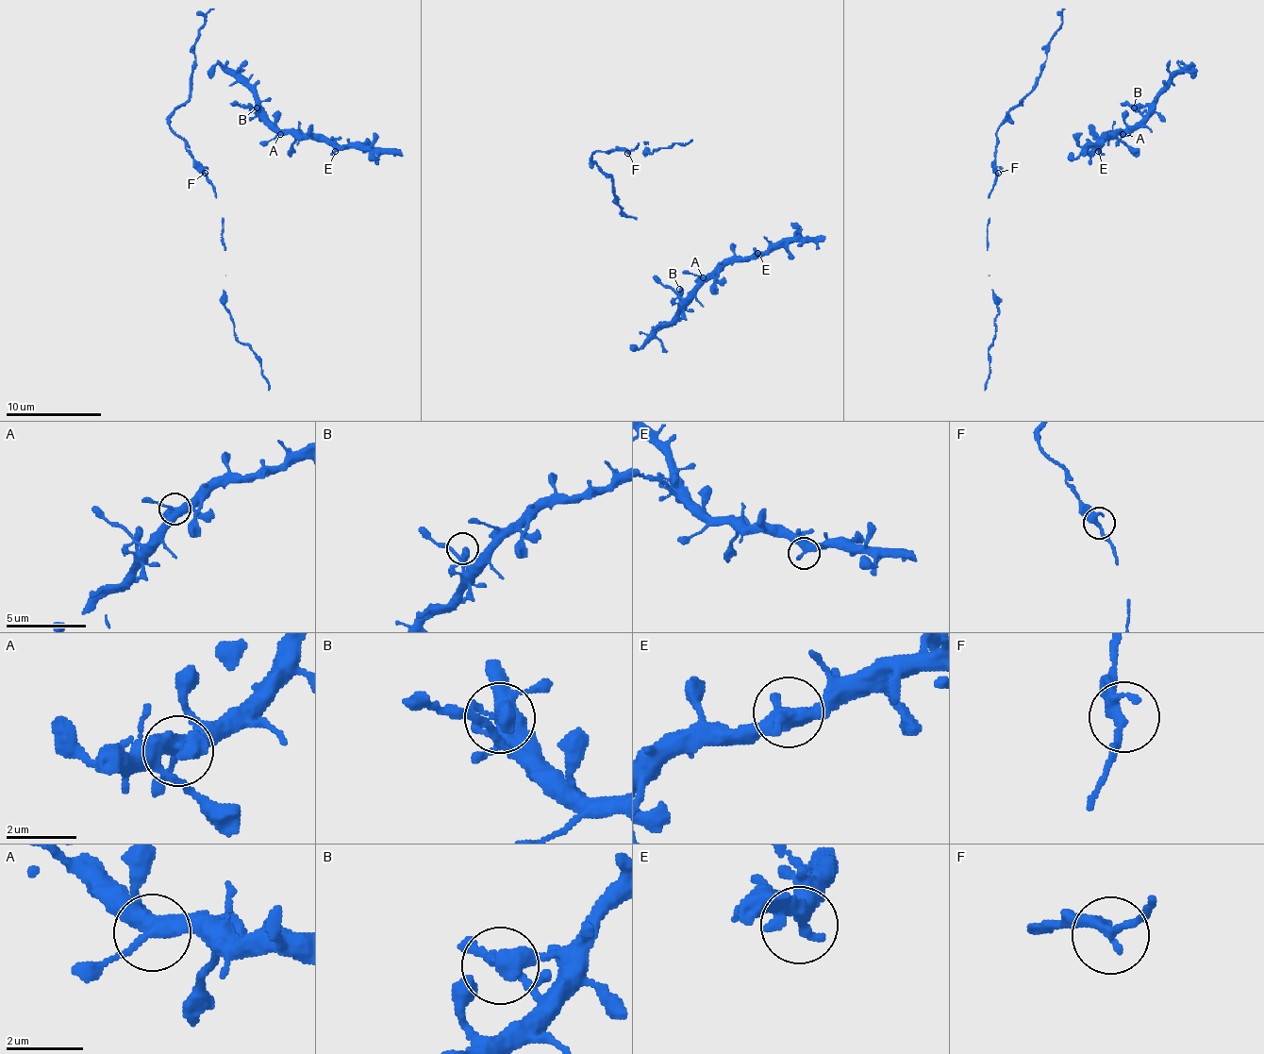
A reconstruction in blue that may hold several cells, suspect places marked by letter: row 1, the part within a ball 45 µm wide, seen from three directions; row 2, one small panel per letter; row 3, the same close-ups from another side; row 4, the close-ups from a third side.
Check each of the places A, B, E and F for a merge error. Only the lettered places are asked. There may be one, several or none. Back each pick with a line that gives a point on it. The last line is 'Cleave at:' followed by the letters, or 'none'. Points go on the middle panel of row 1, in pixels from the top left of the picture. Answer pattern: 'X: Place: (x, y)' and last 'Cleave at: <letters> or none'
Cleave at: none

